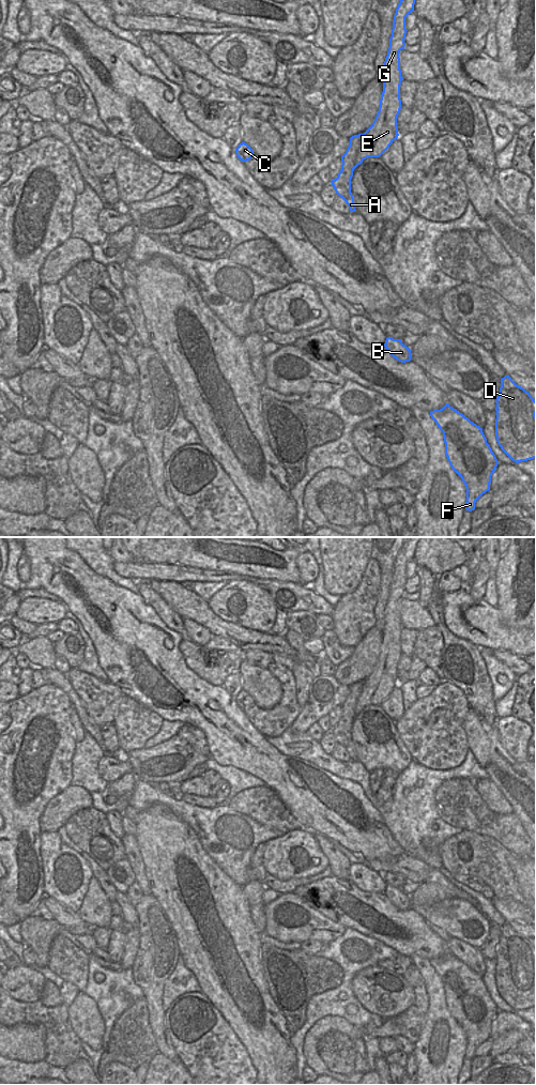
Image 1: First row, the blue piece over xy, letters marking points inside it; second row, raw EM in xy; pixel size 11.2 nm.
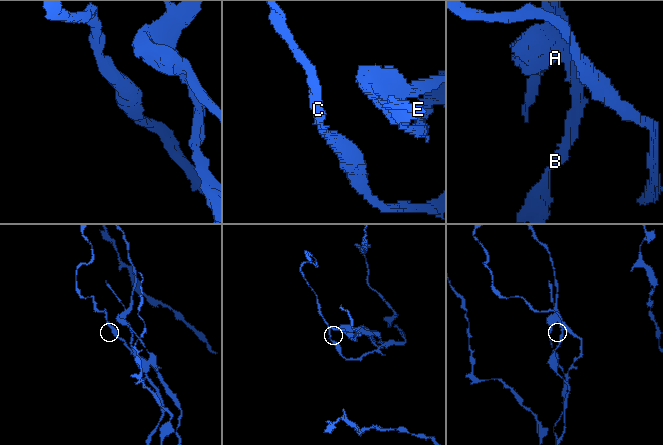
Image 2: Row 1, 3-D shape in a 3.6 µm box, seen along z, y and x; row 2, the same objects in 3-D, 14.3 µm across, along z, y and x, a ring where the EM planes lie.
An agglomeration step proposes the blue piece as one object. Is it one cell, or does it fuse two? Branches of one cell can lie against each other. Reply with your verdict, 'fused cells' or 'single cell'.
fused cells

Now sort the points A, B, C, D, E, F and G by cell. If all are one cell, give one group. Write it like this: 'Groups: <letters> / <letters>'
Groups: A C D / B E F G

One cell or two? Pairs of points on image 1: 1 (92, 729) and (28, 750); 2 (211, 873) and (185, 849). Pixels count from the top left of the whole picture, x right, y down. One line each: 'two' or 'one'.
1: two
2: one

